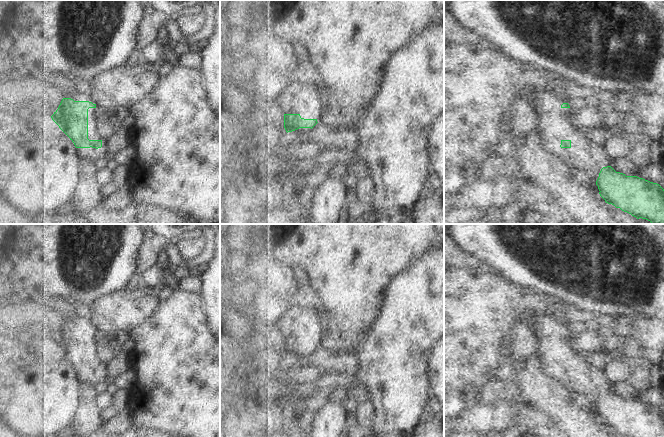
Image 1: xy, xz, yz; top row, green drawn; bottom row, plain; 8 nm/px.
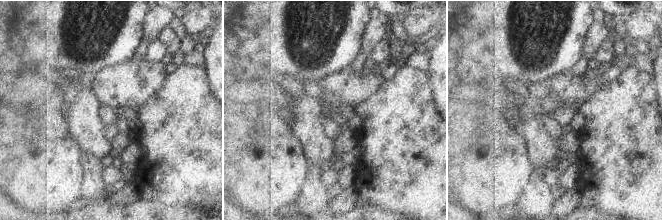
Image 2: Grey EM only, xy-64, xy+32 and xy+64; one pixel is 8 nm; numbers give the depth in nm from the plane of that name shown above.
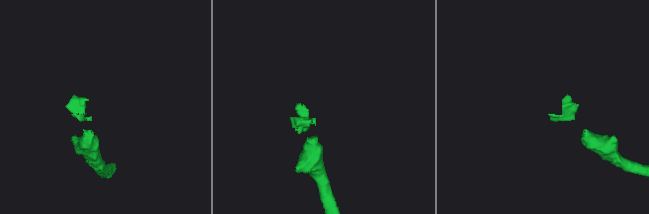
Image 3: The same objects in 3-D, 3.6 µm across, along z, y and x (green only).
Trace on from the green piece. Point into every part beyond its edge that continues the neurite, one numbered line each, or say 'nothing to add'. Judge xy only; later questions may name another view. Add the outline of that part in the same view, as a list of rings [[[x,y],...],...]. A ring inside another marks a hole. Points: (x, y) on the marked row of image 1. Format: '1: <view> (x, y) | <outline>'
1: xy (66, 94) | [[[67,84],[65,86],[65,89],[63,90],[63,98],[71,98],[74,101],[89,101],[91,102],[91,100],[87,97],[83,97],[77,93],[71,93],[68,89],[67,89]]]

